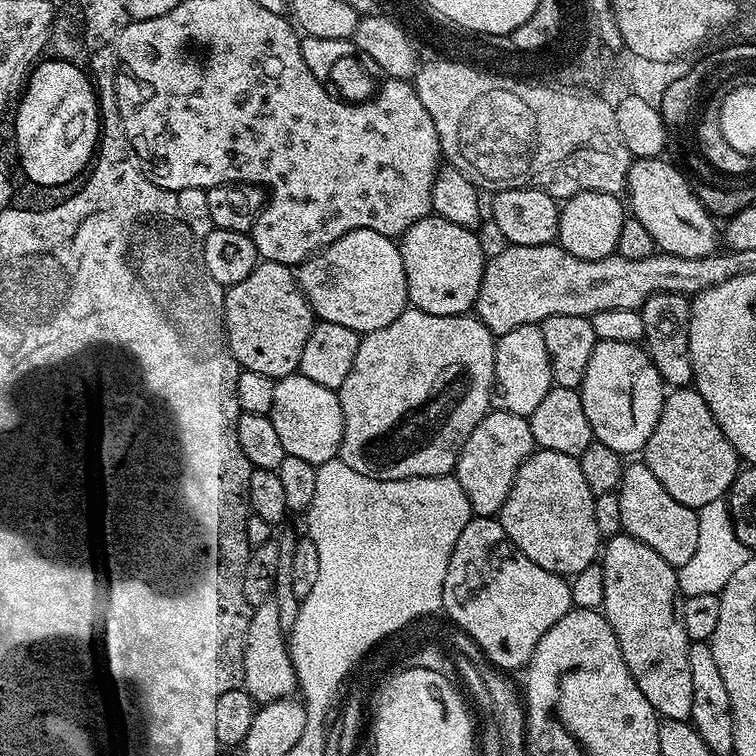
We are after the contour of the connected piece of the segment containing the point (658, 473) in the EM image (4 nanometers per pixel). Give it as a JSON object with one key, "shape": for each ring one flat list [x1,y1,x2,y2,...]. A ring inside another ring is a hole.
{"shape":[[692,386,674,388,665,395,658,426,654,426,654,434,650,434,642,449,642,462,666,486,666,494,674,502,697,510,715,500,724,500,742,468,734,446,730,446,714,414,710,414,706,398]]}

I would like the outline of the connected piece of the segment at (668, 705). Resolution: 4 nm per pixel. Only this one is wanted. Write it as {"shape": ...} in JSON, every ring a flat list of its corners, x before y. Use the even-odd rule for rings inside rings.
{"shape":[[621,534,607,537,602,548,602,582,606,582,604,617,618,638,622,658,646,694,646,702,656,715,678,721,691,721,694,681,690,678,689,639,682,622,685,597,680,595,677,569,666,562,646,542]]}

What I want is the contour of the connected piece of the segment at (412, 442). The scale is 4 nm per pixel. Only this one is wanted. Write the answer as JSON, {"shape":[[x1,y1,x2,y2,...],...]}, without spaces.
{"shape":[[414,307,390,326,363,333,354,370,338,389,344,419,339,460,379,480,449,475,470,430,493,407,496,341,474,314,439,316]]}

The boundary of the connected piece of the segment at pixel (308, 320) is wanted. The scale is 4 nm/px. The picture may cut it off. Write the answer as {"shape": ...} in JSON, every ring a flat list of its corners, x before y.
{"shape":[[265,260,242,282,231,285,224,294,224,334,232,357,243,370,266,374,278,381,291,376,302,362,302,350,314,323,308,299,300,291,298,276,289,265]]}

